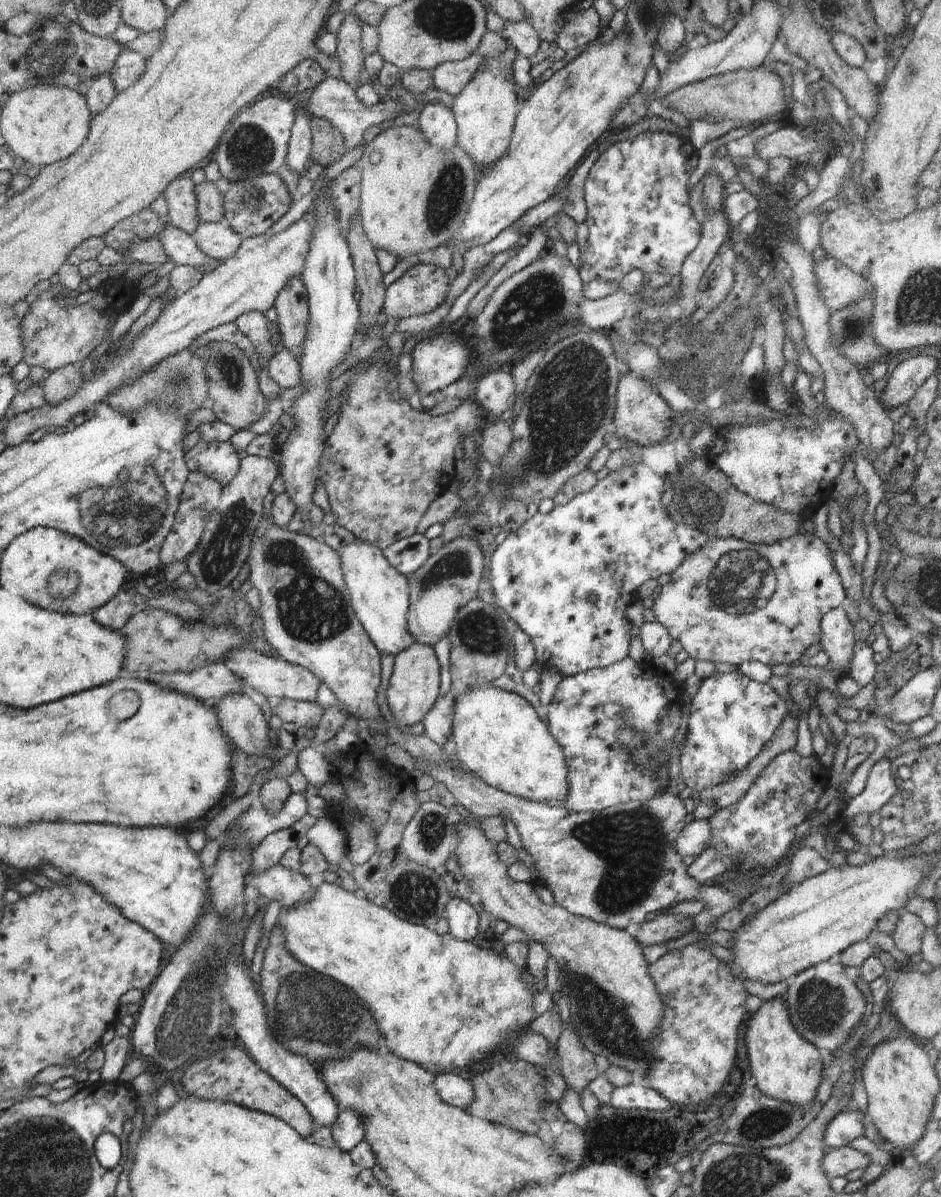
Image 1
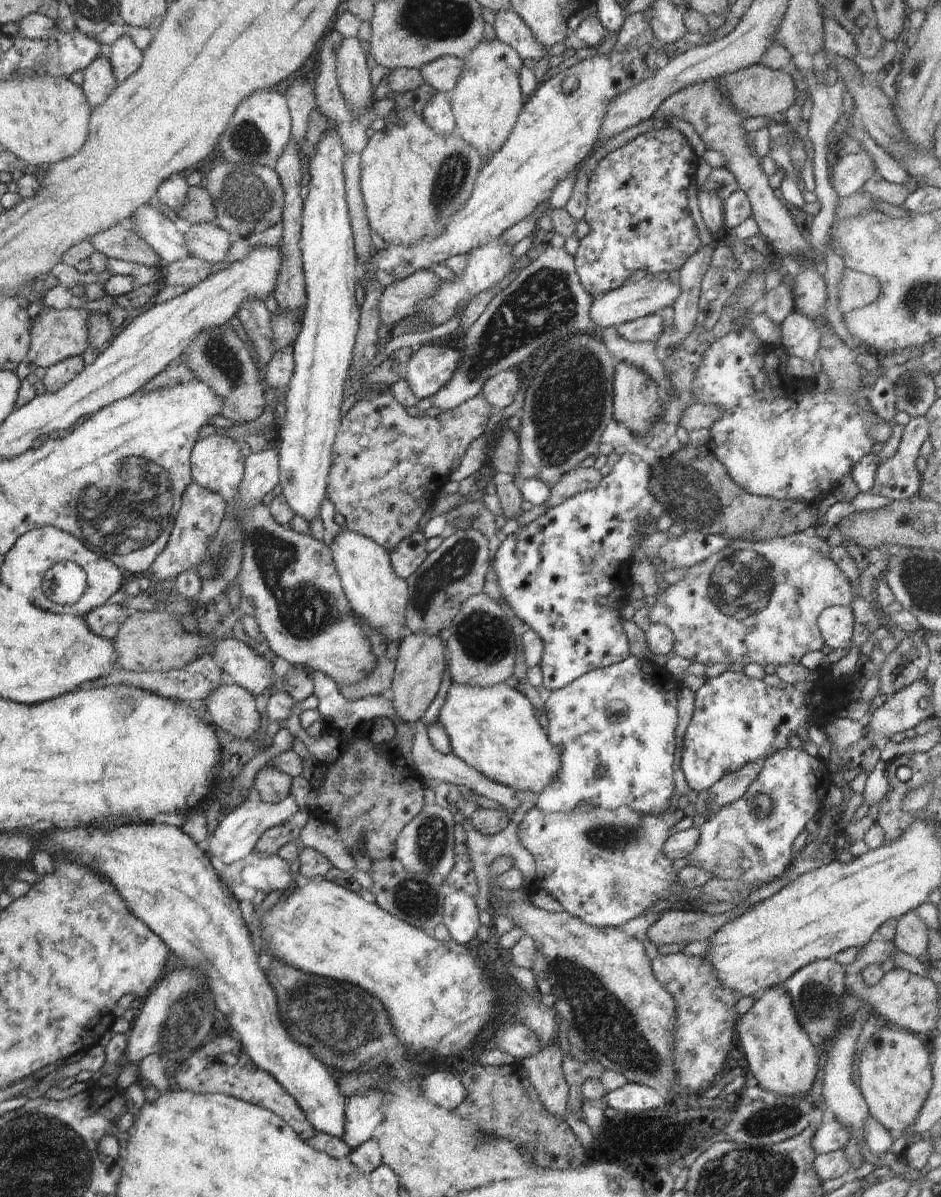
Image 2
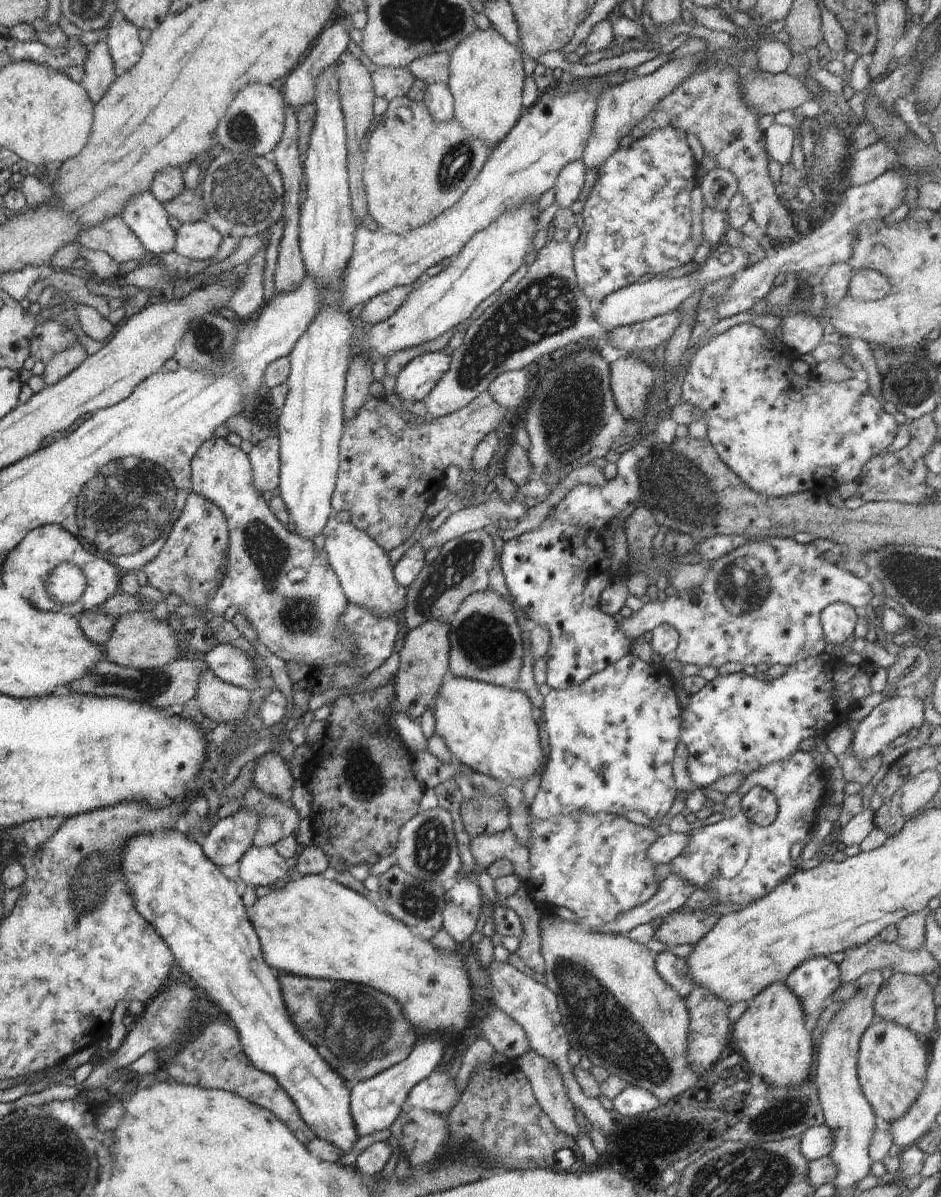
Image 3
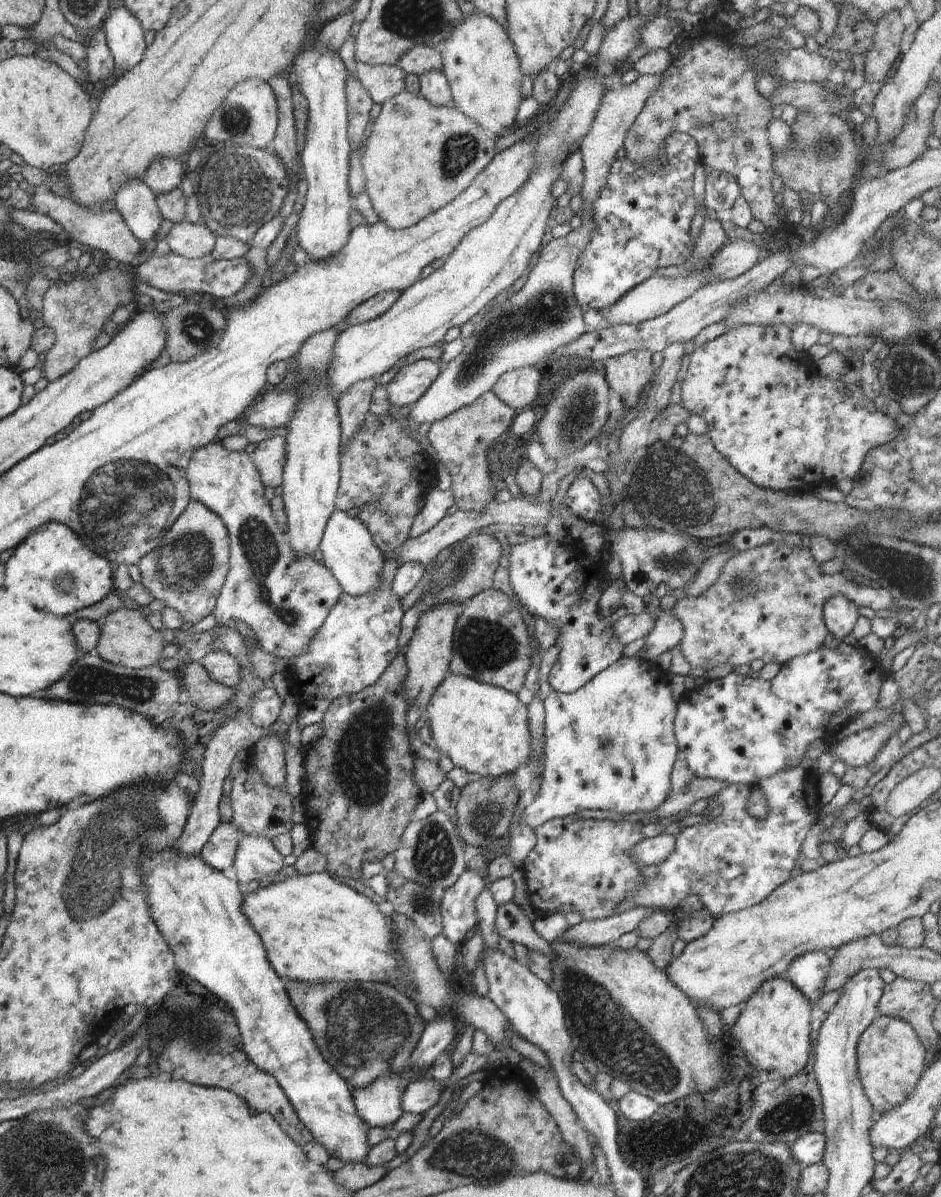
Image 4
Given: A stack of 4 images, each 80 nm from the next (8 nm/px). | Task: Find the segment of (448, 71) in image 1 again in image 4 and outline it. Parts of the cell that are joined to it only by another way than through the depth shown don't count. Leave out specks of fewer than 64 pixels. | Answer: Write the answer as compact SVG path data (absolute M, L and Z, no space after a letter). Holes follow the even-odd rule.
M419 45L402 54L397 66L407 74L421 77L430 71L443 72L443 59L438 48Z

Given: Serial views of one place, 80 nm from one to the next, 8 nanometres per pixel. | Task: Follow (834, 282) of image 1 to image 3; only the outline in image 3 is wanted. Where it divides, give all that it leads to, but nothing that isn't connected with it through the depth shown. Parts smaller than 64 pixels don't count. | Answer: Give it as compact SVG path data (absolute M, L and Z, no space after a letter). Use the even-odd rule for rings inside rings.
M872 270L854 271L848 284L846 297L860 301L876 301L891 293L890 280L880 272Z

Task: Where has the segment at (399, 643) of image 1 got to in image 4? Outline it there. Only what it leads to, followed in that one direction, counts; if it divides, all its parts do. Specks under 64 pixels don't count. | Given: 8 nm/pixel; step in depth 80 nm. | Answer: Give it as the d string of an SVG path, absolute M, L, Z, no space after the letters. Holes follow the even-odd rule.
M335 508L326 523L321 543L322 563L336 577L347 595L359 597L375 593L381 587L381 573L385 563L384 553L374 544L368 529L358 517L347 516Z

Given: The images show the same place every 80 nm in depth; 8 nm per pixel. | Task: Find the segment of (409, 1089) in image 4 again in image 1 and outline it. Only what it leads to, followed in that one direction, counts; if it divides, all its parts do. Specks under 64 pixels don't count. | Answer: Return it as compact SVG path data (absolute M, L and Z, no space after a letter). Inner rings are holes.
M438 1073L434 1077L433 1085L438 1096L442 1096L444 1102L458 1106L458 1108L468 1108L475 1099L472 1083L460 1075Z

